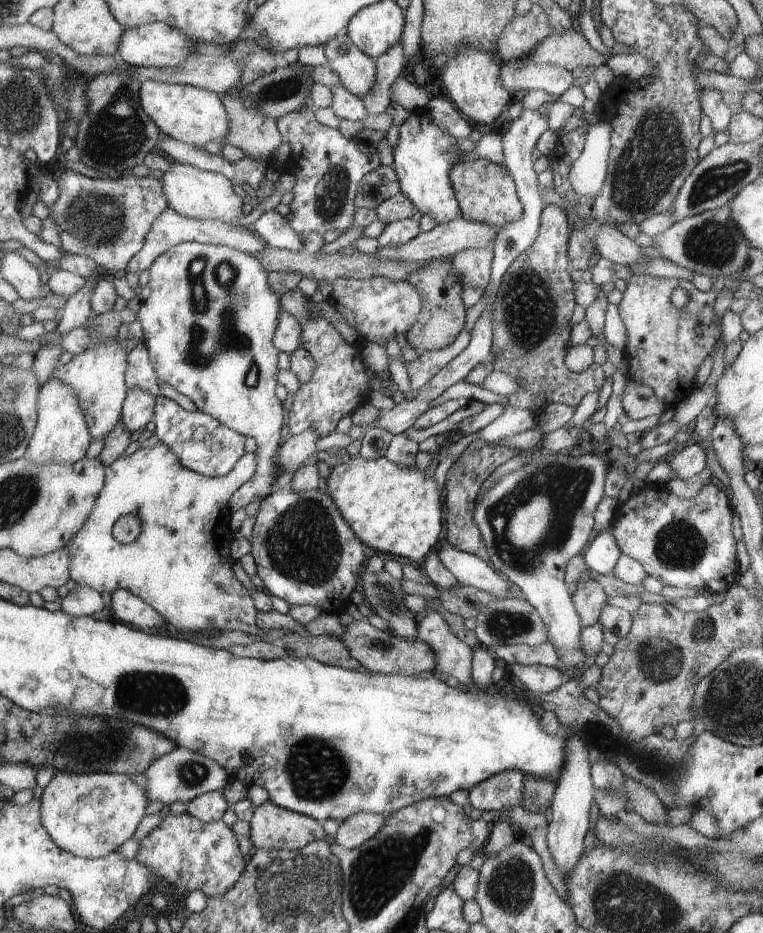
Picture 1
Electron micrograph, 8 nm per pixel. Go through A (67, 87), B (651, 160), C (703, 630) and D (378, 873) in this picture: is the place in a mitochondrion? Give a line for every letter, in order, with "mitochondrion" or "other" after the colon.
A: mitochondrion
B: mitochondrion
C: mitochondrion
D: mitochondrion

